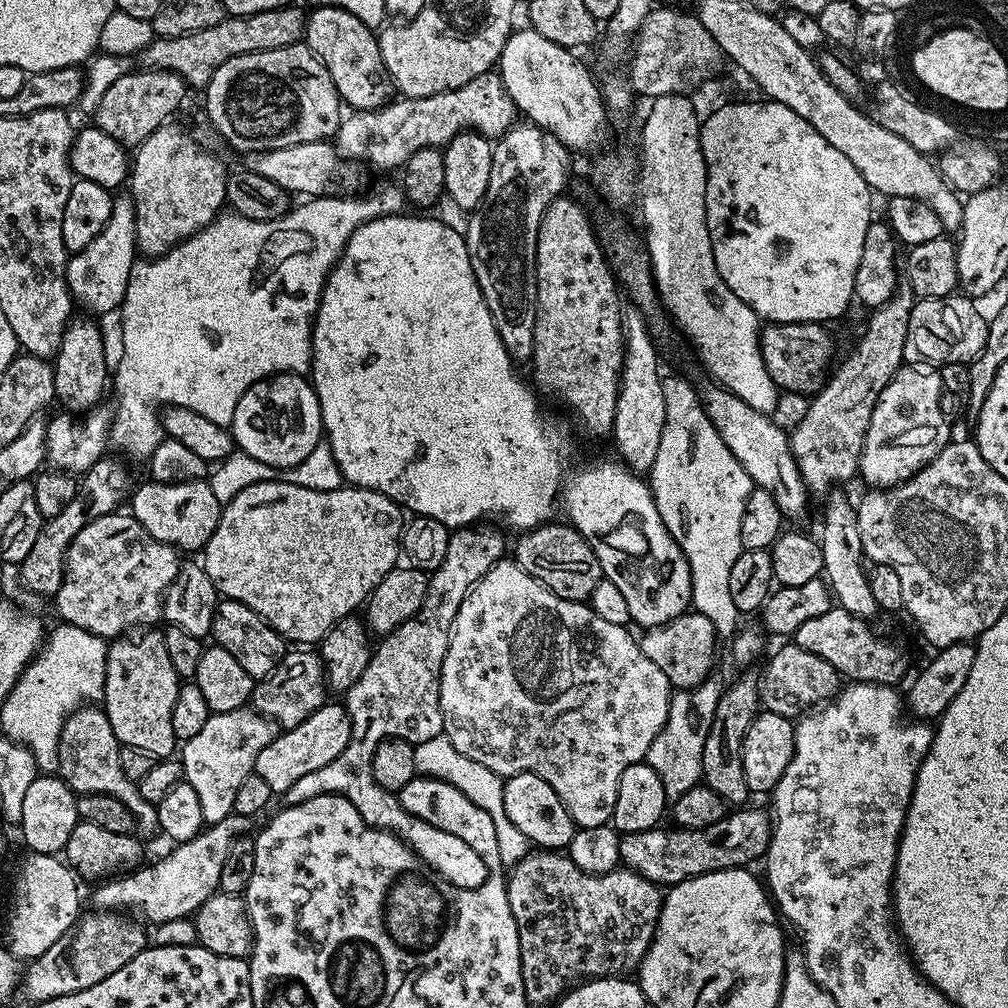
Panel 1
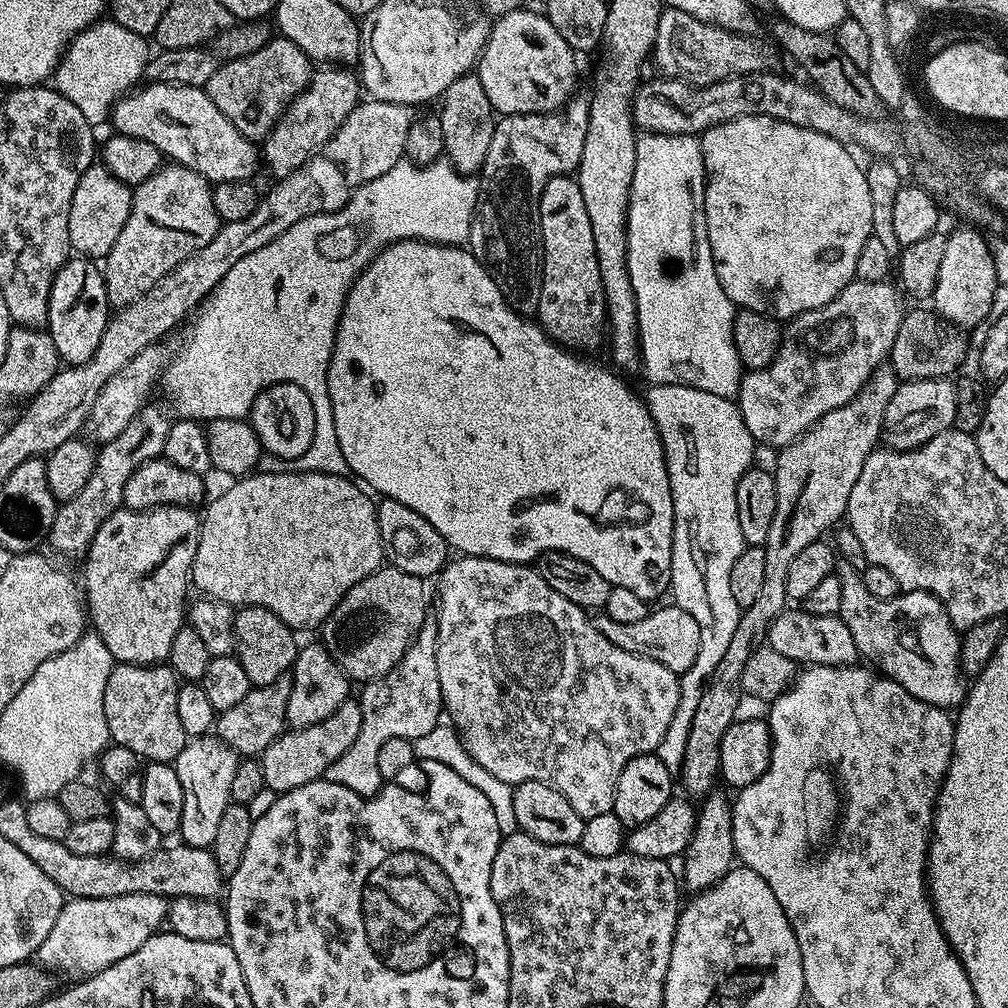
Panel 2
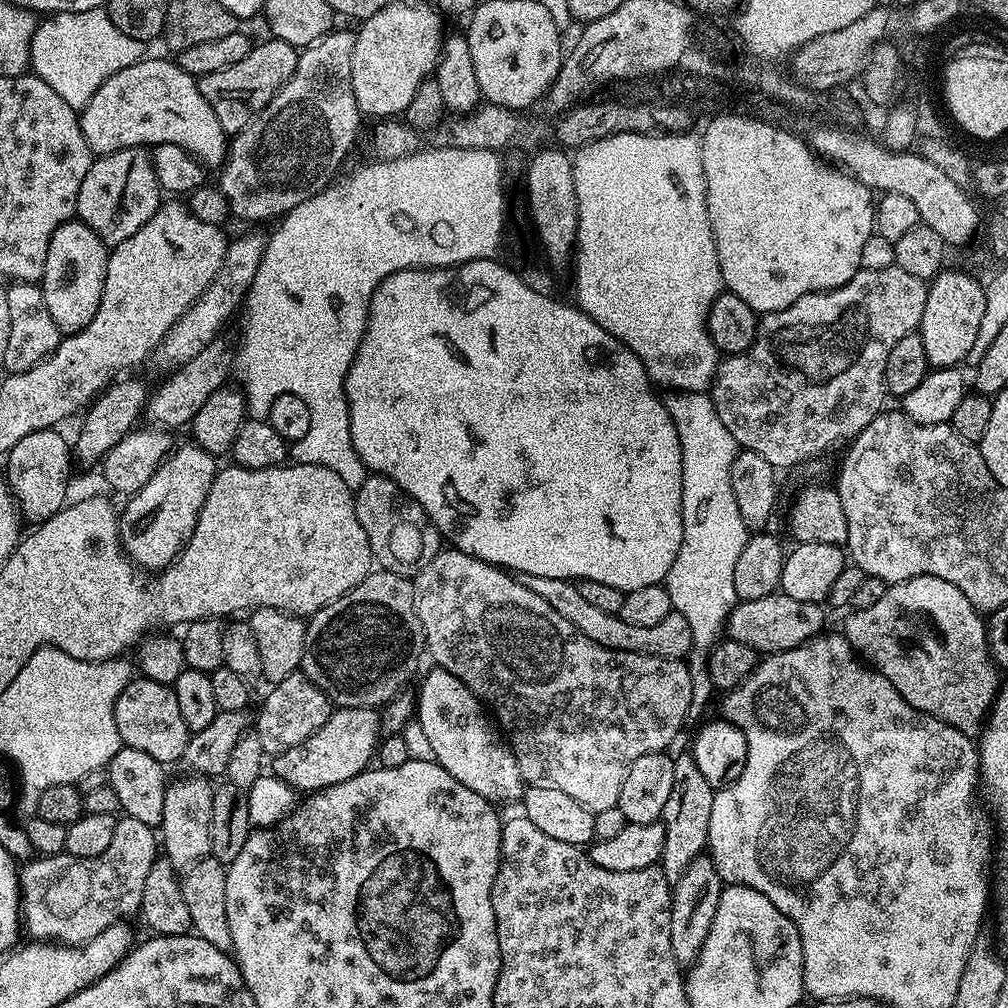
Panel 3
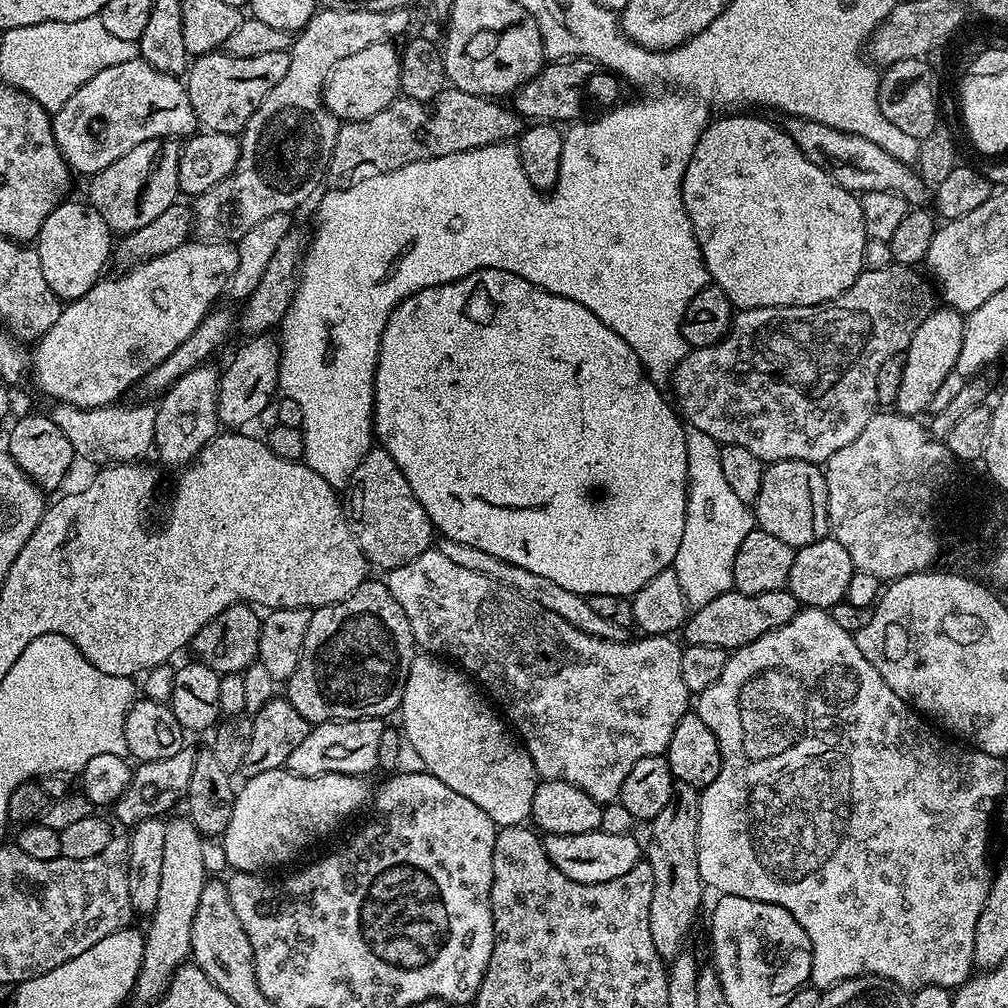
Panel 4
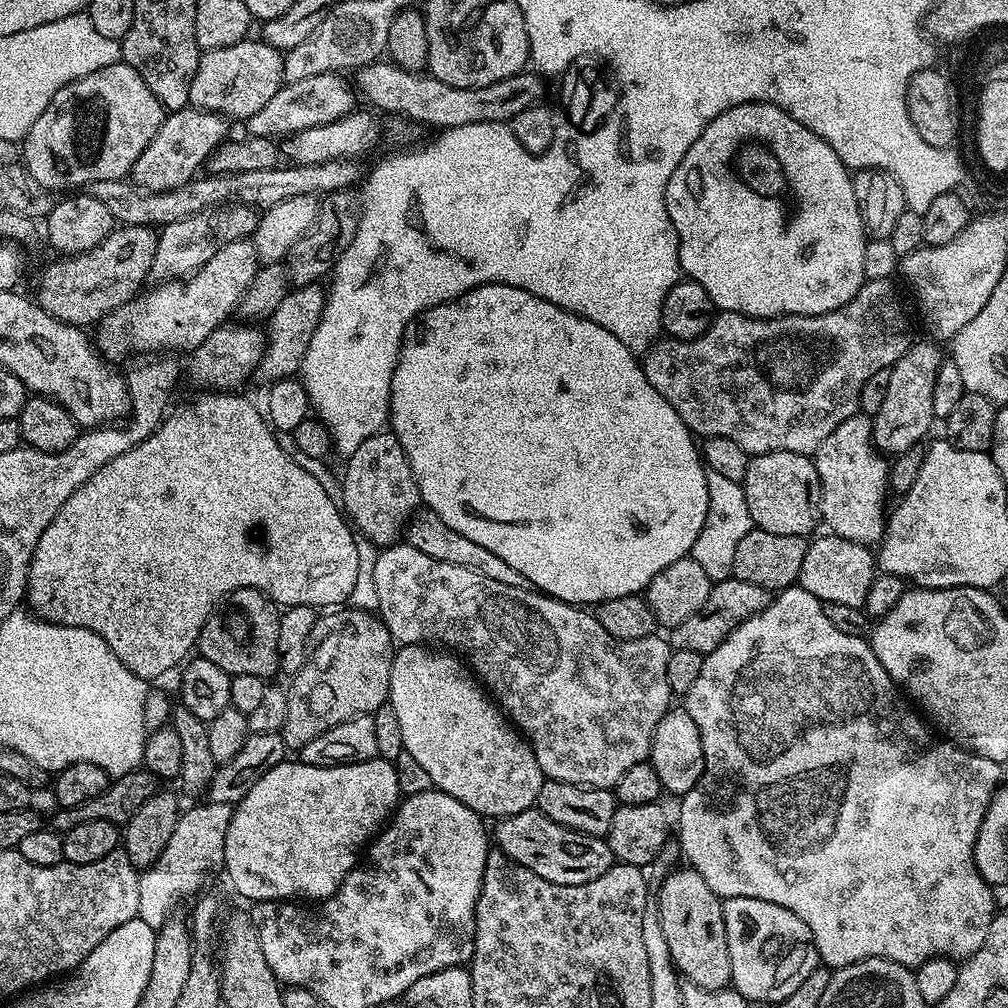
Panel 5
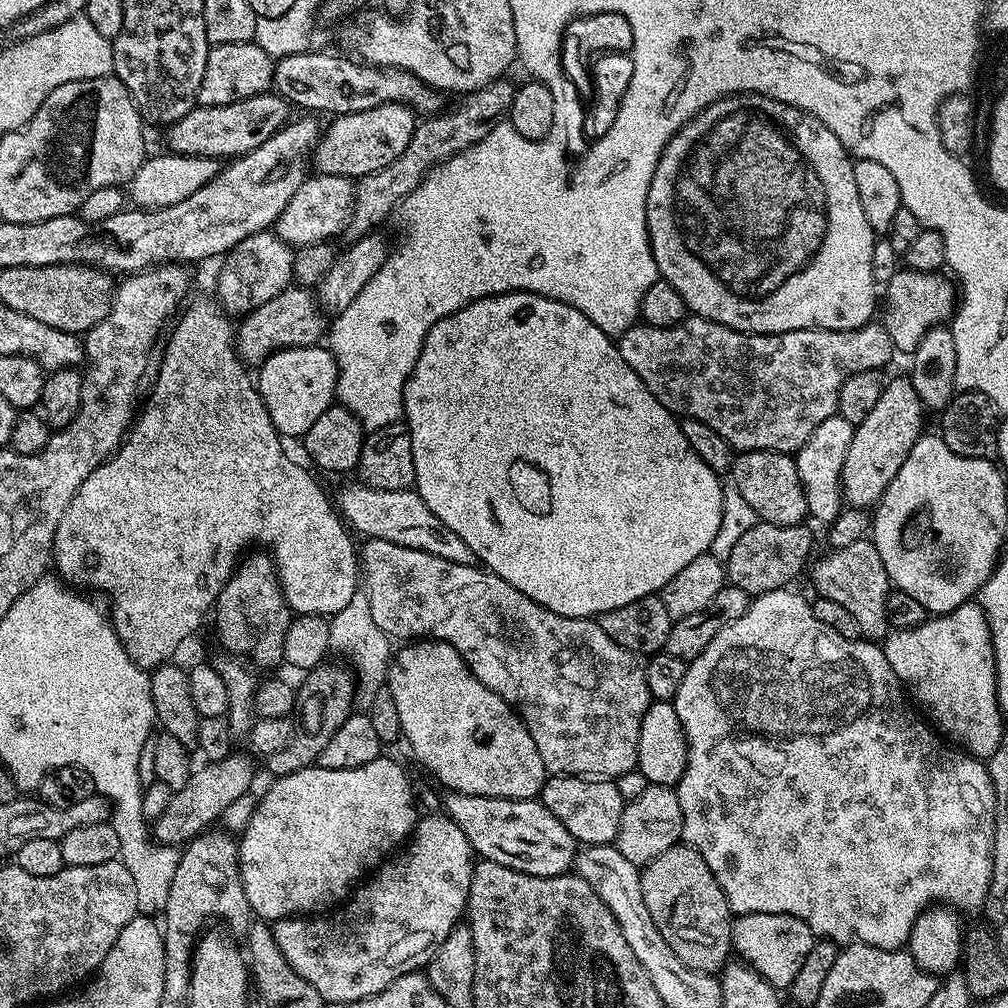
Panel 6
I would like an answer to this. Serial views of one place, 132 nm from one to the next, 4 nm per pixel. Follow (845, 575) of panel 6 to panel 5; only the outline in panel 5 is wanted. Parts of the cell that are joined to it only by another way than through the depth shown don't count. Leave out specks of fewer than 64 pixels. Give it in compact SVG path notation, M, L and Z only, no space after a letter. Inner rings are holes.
M831 534L817 535L802 558L802 570L798 581L799 587L806 589L814 598L824 604L838 602L842 606L863 608L870 582L878 575L878 564L871 547L858 542L850 542L841 536Z

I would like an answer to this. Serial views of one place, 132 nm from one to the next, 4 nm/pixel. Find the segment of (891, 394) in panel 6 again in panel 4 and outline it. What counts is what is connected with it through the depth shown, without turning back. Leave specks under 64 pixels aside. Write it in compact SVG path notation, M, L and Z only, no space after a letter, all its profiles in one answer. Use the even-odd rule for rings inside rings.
M947 306L933 307L932 313L914 330L910 346L902 354L904 373L898 386L895 411L902 416L919 417L928 412L930 402L934 402L934 393L942 387L946 374L956 371L958 354L962 354L965 317Z

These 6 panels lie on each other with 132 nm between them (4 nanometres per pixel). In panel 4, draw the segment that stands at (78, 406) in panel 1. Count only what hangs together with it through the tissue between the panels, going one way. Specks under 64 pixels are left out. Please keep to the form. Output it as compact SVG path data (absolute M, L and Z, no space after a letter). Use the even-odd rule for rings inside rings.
M65 199L48 215L34 241L42 275L61 302L82 299L105 275L108 256L110 260L114 252L114 234L106 226L106 218L92 203L72 199Z

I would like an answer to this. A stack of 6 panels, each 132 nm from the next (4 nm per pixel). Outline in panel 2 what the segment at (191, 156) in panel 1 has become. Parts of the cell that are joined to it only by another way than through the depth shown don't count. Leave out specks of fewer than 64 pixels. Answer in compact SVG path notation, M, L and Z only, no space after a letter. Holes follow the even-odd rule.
M175 162L165 163L150 178L135 185L130 218L126 218L122 234L118 234L110 254L102 260L108 302L113 309L122 309L142 298L146 290L218 234L222 221L212 205L212 189L202 174Z

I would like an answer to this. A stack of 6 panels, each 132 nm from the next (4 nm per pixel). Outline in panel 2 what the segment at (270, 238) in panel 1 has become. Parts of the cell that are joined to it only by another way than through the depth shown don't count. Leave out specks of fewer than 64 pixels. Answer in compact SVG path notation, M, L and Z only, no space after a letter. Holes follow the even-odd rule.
M447 159L419 166L401 162L353 192L346 207L302 218L294 222L286 234L274 238L274 242L266 242L262 250L238 258L238 262L230 266L230 274L218 282L212 295L200 305L194 316L196 321L188 332L188 341L181 346L177 356L175 353L169 359L168 367L164 369L162 388L164 384L164 392L172 399L174 412L176 407L175 415L204 422L209 419L208 408L214 407L216 400L236 400L240 392L255 394L275 384L293 384L306 390L316 408L316 422L324 424L324 432L316 432L314 439L332 444L334 406L330 406L328 393L328 363L334 350L340 315L353 282L382 249L398 240L467 245L479 197L479 183L471 175L460 173Z

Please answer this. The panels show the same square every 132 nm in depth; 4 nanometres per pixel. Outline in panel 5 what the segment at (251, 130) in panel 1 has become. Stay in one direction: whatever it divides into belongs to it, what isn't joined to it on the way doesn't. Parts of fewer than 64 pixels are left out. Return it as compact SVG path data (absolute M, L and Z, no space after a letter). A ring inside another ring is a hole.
M249 38L234 46L201 51L194 82L190 82L188 103L191 107L243 122L258 114L258 110L262 110L262 106L266 106L285 83L284 53L264 43L263 39Z

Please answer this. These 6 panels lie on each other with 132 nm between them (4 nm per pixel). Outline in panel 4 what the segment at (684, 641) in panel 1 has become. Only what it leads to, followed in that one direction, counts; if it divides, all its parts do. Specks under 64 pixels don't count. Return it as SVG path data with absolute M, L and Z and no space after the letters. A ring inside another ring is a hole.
M441 539L438 550L442 554L446 554L446 558L450 558L450 562L463 566L466 570L478 570L478 574L486 574L486 578L494 578L498 582L518 590L526 598L538 602L538 606L546 606L546 610L558 614L558 618L566 618L566 622L570 622L570 626L574 626L594 638L602 638L603 640L629 639L629 629L614 626L614 622L609 622L606 618L598 615L588 605L587 596L574 594L574 590L565 590L564 587L550 582L550 578L542 578L539 574L533 574L531 570L522 570L522 566L514 566L514 562L502 562L502 558L494 558L494 554L486 554L486 550L474 550L474 546L466 546L466 542Z

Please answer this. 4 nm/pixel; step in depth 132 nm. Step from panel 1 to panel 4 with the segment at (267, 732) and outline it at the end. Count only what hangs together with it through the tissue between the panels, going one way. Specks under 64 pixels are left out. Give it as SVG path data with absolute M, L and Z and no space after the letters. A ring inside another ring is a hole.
M183 815L175 816L166 823L166 846L162 850L162 883L158 886L158 906L150 914L152 925L146 928L144 957L134 989L134 1000L148 1006L155 1005L164 995L172 976L191 957L194 914L198 914L198 902L202 898L206 879L202 858L205 837L200 835L192 820Z

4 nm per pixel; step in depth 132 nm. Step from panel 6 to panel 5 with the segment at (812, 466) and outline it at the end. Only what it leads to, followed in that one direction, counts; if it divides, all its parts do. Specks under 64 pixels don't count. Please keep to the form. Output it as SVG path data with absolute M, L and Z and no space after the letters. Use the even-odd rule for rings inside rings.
M857 414L846 418L817 446L814 459L818 478L820 479L820 514L823 523L828 523L827 531L834 536L841 536L850 542L858 542L867 546L879 545L884 537L886 507L884 499L889 499L888 471L890 464L872 443L872 417Z

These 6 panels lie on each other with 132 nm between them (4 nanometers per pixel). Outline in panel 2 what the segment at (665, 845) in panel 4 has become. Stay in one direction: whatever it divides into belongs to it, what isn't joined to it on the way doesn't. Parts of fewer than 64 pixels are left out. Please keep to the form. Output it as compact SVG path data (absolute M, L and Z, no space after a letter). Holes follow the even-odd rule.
M891 363L881 364L874 370L864 389L853 400L846 402L846 406L838 406L838 410L818 418L812 428L775 453L778 506L774 506L774 519L762 546L766 554L762 591L751 606L741 611L734 639L724 657L719 660L714 674L710 674L710 682L702 694L694 722L690 722L690 735L686 737L686 758L682 758L678 773L679 787L681 784L689 792L689 797L703 798L717 785L722 734L726 734L730 725L736 723L736 711L742 701L742 669L750 654L754 654L754 650L765 643L774 618L778 618L789 603L786 570L790 570L790 562L794 562L804 547L821 539L827 528L835 529L845 519L850 490L854 490L854 482L858 482L858 474L862 474L866 458L881 443L886 406L890 406L890 398L894 398L897 383L898 377Z

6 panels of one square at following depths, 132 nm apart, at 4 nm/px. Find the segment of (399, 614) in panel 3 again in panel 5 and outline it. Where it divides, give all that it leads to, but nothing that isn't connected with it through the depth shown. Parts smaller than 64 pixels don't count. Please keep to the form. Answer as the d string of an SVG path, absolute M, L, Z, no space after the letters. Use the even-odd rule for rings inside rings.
M344 606L321 615L315 635L318 639L311 645L308 661L294 673L292 685L286 688L288 717L282 735L288 750L304 748L306 742L314 742L318 734L326 734L342 721L367 716L388 703L394 641L383 620Z

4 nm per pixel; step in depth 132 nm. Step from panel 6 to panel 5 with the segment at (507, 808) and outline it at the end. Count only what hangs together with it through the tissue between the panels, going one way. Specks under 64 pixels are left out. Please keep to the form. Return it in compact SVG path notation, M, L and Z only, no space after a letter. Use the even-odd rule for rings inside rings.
M535 806L522 810L522 814L503 817L497 824L500 825L496 832L494 828L495 847L511 860L526 866L526 870L534 870L538 878L546 878L546 882L562 886L594 882L594 878L602 878L602 874L606 874L606 870L610 870L614 863L607 839L575 832L546 818L546 814L542 814Z

